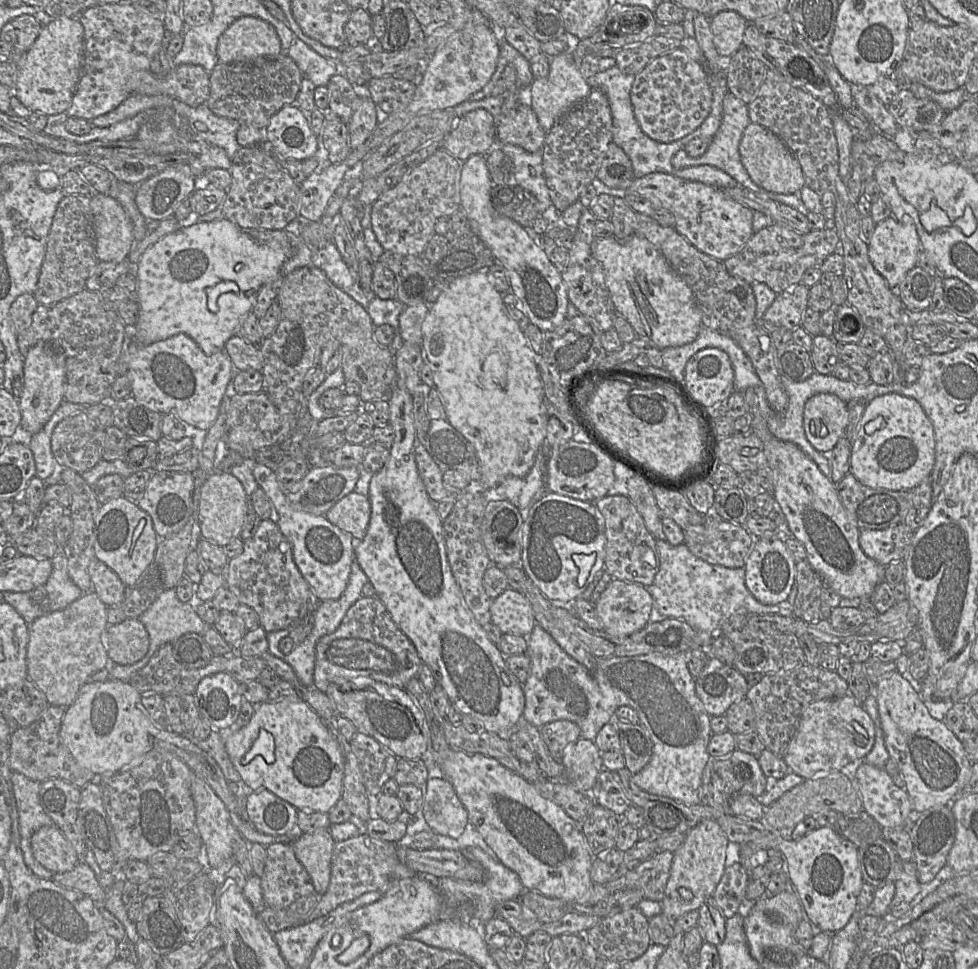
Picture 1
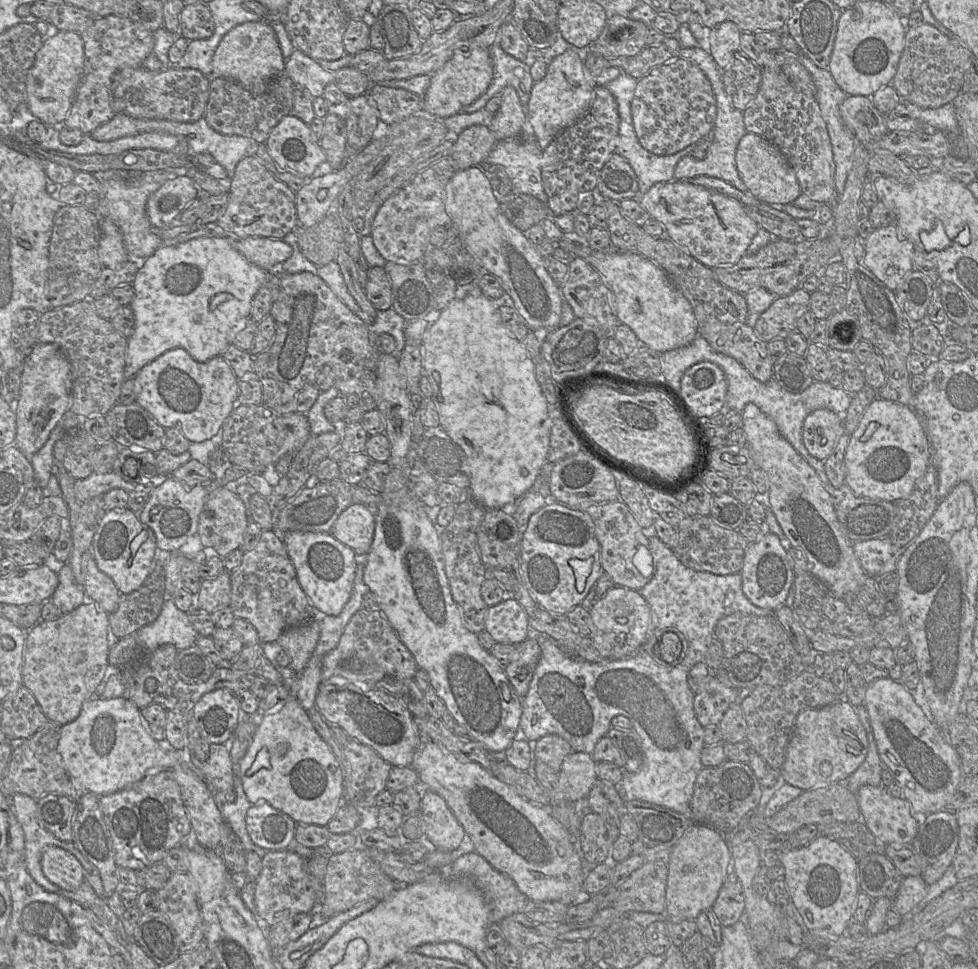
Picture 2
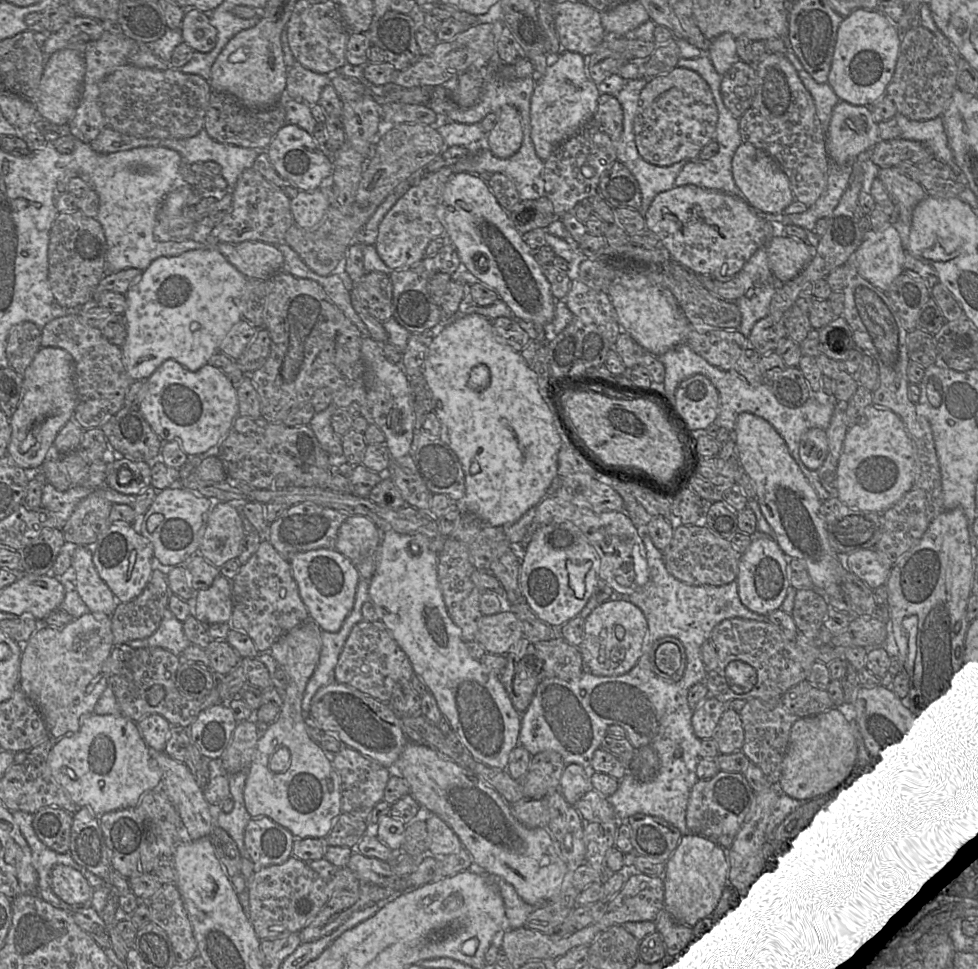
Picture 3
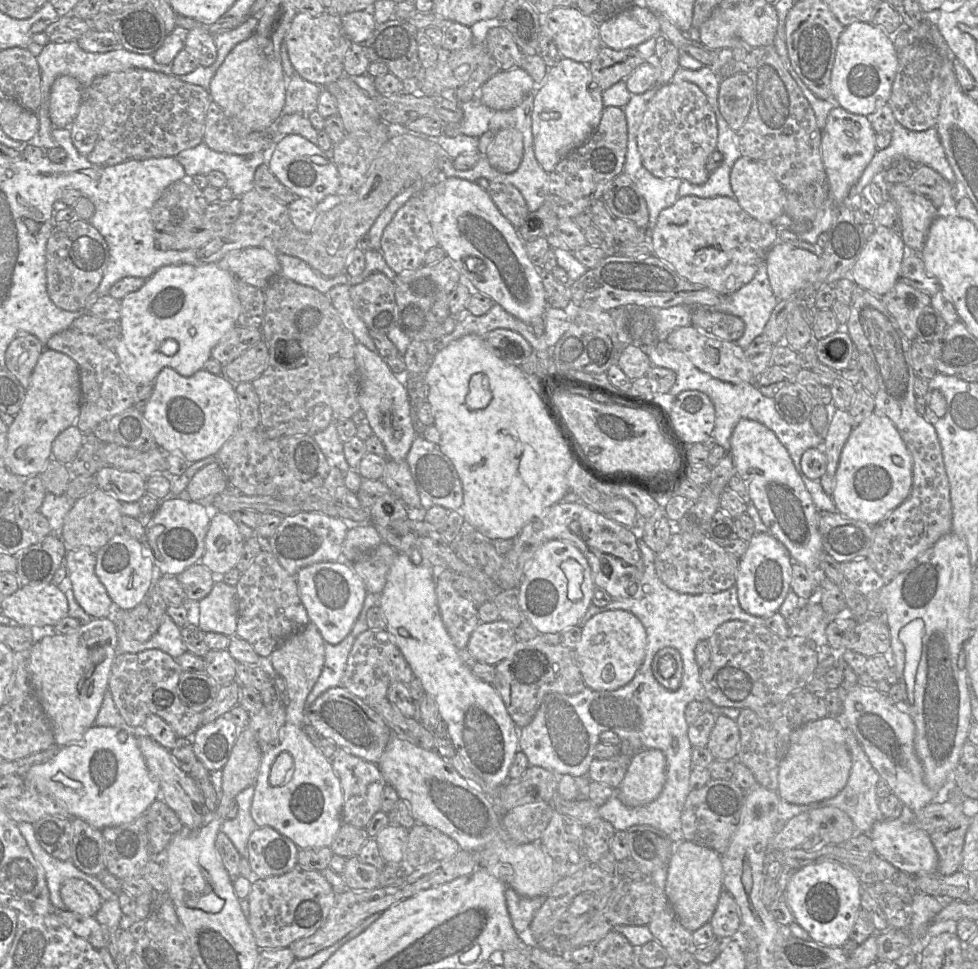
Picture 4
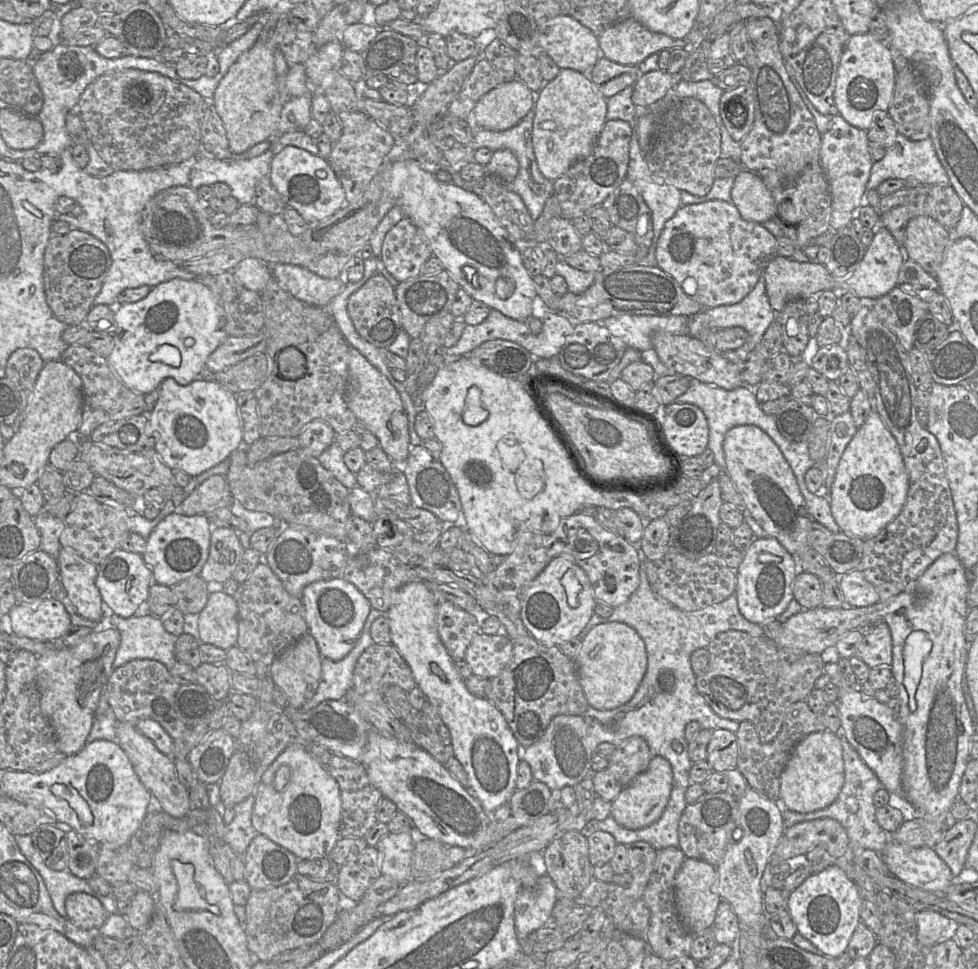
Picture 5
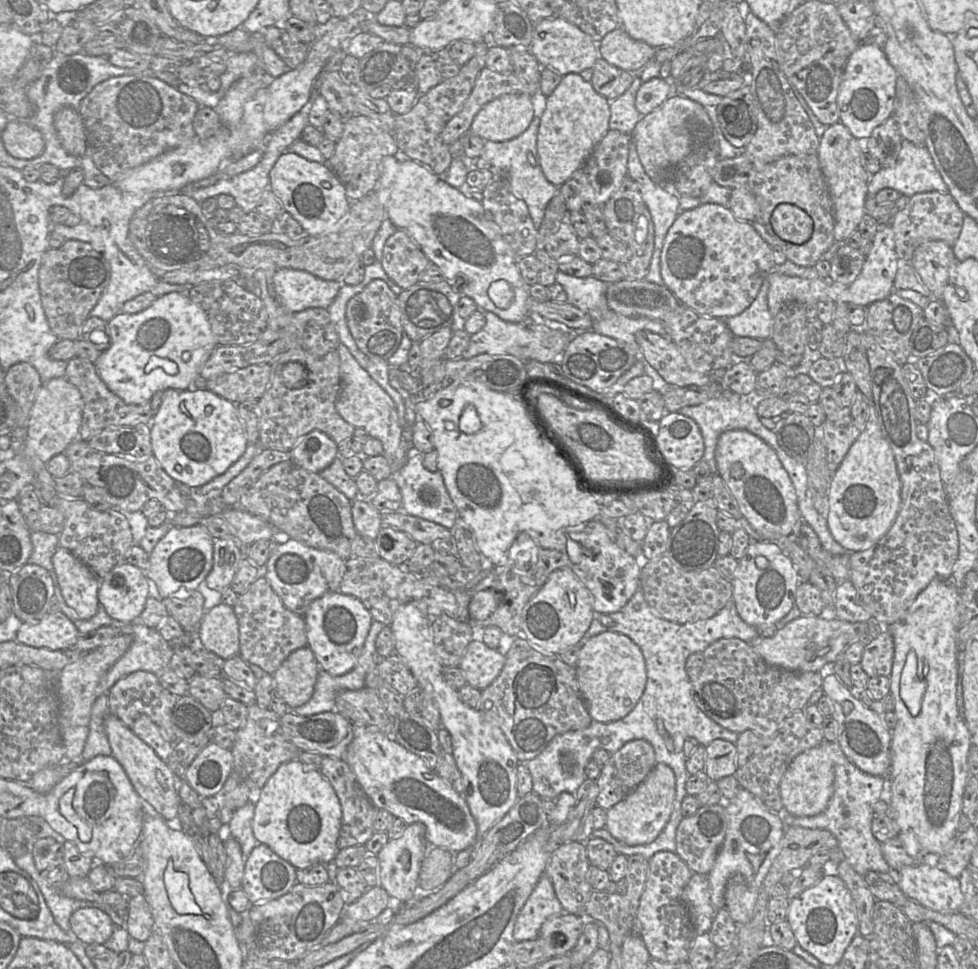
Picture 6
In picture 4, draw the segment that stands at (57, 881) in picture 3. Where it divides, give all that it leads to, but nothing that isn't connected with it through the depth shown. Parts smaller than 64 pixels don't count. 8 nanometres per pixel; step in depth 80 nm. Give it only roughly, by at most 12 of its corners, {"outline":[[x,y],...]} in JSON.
{"outline":[[65,879],[60,894],[66,909],[95,916],[103,902],[94,887]]}

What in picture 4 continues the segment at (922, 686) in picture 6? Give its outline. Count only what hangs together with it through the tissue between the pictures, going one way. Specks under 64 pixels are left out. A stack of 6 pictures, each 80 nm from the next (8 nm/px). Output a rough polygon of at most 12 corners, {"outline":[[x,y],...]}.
{"outline":[[914,619],[903,627],[903,671],[910,709],[922,652],[924,623]]}

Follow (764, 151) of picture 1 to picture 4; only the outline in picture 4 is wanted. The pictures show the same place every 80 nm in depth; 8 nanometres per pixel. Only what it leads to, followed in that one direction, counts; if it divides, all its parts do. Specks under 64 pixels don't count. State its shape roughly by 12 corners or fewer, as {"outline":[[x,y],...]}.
{"outline":[[740,156],[730,183],[754,219],[772,223],[787,192],[762,163]]}

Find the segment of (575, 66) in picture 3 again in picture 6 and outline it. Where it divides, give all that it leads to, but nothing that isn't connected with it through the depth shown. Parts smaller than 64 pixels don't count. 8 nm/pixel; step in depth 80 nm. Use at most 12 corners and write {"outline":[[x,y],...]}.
{"outline":[[580,74],[545,98],[537,153],[561,186],[604,138],[610,101]]}

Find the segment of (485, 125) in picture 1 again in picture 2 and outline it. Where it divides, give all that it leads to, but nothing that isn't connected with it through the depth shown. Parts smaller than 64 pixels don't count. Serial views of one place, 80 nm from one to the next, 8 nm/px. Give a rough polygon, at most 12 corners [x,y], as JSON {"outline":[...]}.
{"outline":[[473,125],[453,141],[459,170],[486,161],[496,141],[488,126]]}

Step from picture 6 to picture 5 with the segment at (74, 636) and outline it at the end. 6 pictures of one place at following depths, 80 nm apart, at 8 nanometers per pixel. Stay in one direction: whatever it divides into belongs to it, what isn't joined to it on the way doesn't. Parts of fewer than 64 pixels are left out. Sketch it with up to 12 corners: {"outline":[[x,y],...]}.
{"outline":[[53,597],[37,606],[16,603],[13,634],[55,643],[72,625]]}

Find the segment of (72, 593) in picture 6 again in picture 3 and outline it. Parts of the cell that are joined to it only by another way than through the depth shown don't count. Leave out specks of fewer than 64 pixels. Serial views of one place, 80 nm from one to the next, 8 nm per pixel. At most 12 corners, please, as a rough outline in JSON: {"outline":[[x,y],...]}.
{"outline":[[76,547],[77,591],[95,615],[121,601],[99,576],[89,548]]}

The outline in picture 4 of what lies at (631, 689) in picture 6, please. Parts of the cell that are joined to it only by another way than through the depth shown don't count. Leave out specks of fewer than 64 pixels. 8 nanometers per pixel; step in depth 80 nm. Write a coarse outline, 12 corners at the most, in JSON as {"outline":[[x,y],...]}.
{"outline":[[623,609],[584,626],[585,685],[613,691],[642,665],[647,632]]}

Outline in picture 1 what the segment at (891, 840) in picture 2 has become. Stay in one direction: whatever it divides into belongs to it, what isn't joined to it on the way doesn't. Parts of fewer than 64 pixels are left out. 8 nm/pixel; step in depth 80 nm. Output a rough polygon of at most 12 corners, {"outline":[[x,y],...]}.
{"outline":[[885,768],[855,774],[863,810],[882,828],[907,828],[912,805]]}

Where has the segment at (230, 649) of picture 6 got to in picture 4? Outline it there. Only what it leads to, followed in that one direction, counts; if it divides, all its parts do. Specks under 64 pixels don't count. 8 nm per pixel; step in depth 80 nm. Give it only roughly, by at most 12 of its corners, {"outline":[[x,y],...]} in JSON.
{"outline":[[215,582],[199,601],[199,627],[231,637],[237,590]]}

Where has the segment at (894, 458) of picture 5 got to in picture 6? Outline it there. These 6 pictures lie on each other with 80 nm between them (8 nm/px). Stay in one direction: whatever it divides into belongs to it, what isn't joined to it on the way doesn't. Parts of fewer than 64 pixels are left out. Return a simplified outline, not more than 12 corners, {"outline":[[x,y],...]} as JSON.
{"outline":[[874,403],[833,475],[828,527],[848,553],[875,545],[901,481]]}

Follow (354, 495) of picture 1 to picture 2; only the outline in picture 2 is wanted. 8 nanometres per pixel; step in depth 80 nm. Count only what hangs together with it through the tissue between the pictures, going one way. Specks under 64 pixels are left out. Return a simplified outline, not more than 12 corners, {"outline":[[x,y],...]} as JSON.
{"outline":[[351,504],[331,533],[365,558],[373,543],[374,515]]}

